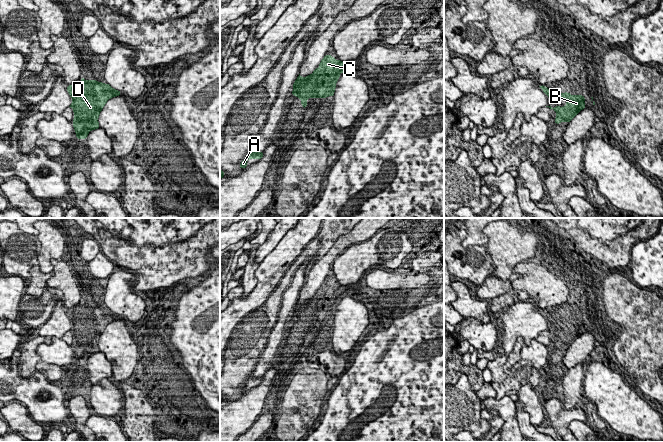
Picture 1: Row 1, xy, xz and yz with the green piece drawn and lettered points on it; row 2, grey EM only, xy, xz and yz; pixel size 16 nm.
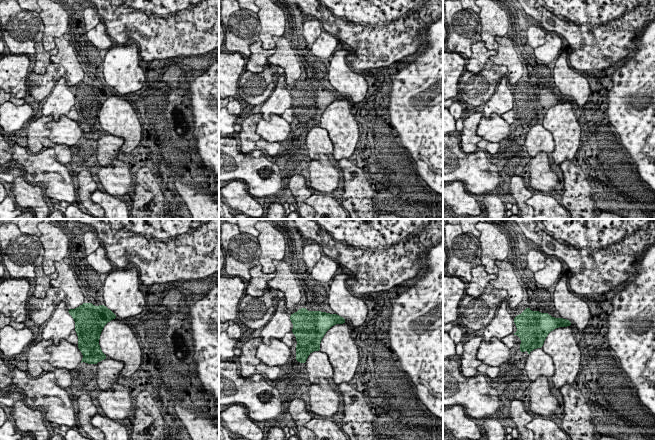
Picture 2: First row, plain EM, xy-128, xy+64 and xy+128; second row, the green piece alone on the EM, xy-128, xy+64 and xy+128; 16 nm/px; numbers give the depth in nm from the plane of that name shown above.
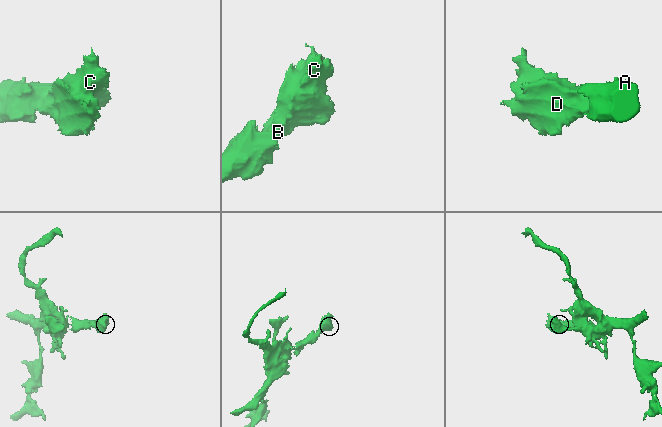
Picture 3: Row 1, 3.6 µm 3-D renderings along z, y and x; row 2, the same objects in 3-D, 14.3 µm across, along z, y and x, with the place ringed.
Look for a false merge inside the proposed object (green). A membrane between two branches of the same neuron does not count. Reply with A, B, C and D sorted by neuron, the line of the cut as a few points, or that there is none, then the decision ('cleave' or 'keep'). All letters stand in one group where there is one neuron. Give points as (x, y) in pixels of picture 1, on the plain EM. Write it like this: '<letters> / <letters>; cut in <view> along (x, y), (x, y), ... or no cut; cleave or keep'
A B C D; no cut; keep

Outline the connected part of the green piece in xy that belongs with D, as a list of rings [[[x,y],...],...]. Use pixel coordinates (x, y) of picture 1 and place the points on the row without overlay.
[[[81,301],[80,307],[68,309],[67,315],[73,326],[73,351],[77,358],[75,362],[86,363],[91,354],[100,352],[98,341],[106,326],[121,318],[109,308],[96,304],[85,304]]]

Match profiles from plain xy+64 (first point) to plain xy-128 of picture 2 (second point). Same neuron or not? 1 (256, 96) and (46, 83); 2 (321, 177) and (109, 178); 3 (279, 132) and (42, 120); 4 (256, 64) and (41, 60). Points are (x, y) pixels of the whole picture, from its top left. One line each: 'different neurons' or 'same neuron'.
1: same neuron
2: same neuron
3: different neurons
4: same neuron

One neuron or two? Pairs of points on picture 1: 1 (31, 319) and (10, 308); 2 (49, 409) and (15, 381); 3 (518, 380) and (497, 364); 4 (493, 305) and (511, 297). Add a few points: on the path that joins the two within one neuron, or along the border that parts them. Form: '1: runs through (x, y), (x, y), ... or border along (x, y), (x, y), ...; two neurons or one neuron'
1: border along (24, 293), (20, 300), (17, 316); two neurons
2: runs through (41, 402), (35, 400), (23, 389); one neuron
3: runs through (511, 380), (507, 380), (498, 371); one neuron
4: runs through (497, 305), (507, 300); one neuron

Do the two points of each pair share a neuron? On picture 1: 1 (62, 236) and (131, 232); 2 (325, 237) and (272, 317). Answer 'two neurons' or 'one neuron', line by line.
1: two neurons
2: one neuron

